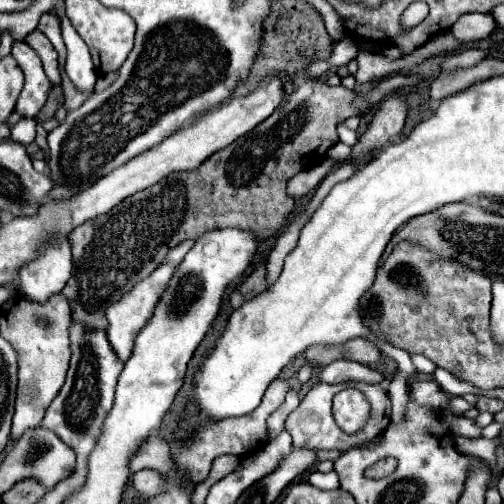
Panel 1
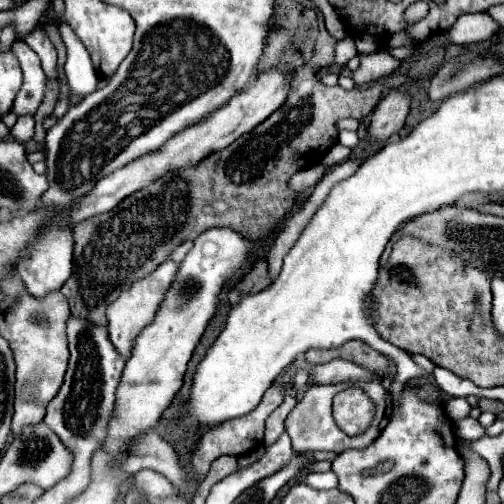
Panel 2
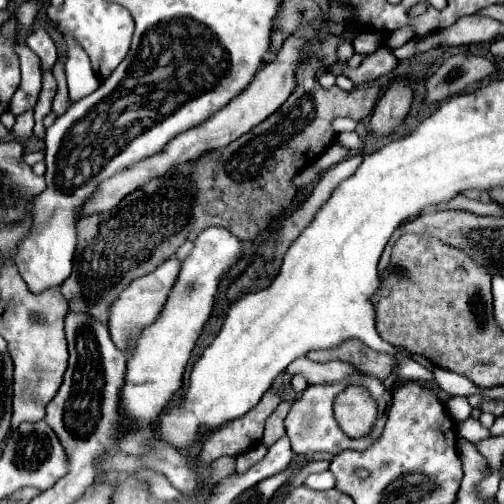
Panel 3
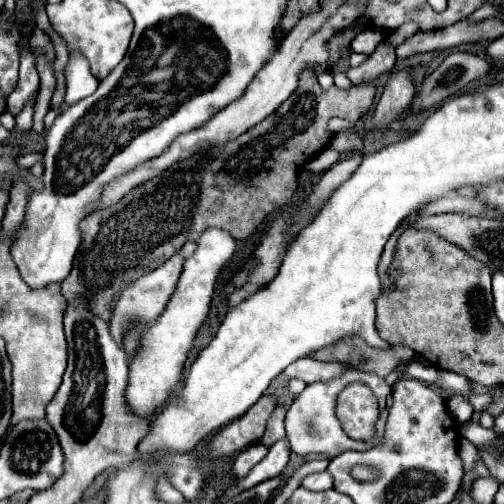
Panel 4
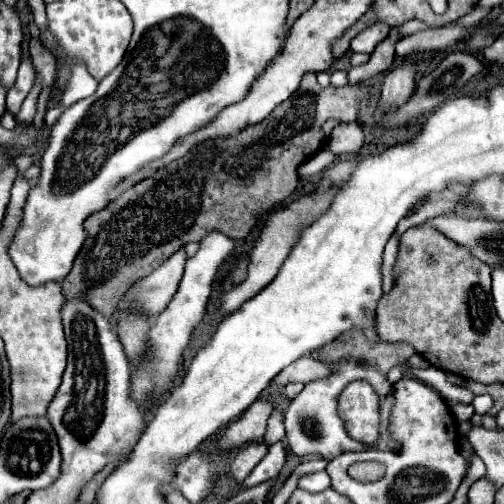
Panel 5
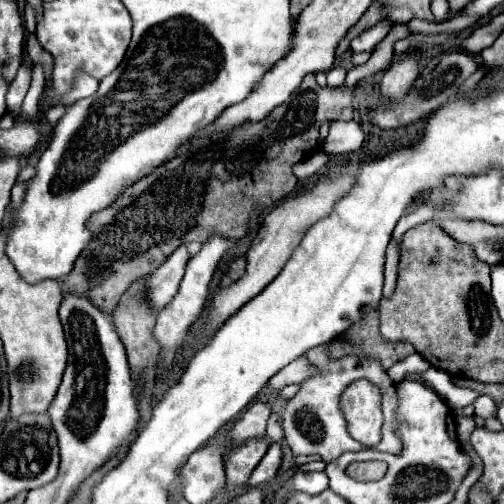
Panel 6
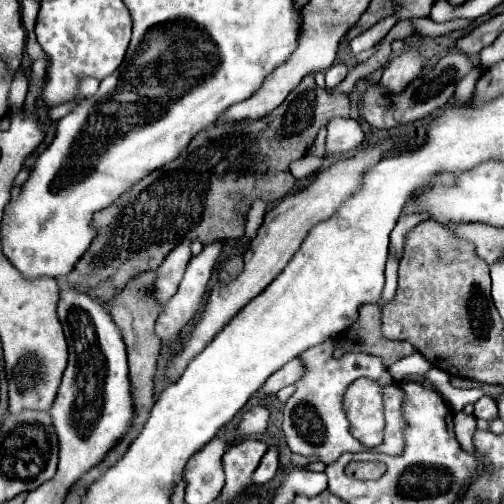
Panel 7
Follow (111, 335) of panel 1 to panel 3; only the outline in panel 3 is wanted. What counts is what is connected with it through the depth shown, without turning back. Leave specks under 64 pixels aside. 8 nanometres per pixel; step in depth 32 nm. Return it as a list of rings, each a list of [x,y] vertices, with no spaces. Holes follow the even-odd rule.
[[[168,258],[164,264],[160,264],[160,268],[156,268],[154,272],[134,280],[120,296],[118,300],[112,304],[110,308],[110,322],[108,322],[108,328],[110,328],[110,336],[114,340],[116,346],[120,346],[124,352],[128,352],[128,342],[134,340],[142,328],[146,328],[148,324],[152,324],[156,320],[156,316],[162,312],[166,300],[168,300],[168,294],[172,292],[172,284],[176,284],[176,278],[180,274],[180,266],[182,266],[182,260],[178,258]]]

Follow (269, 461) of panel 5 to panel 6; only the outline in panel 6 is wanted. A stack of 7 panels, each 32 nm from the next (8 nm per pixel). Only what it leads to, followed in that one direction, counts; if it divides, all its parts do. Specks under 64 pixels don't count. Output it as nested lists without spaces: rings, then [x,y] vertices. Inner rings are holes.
[[[272,444],[266,452],[266,456],[262,458],[262,462],[256,466],[256,470],[252,472],[252,480],[248,480],[250,486],[260,486],[268,480],[272,480],[280,468],[282,462],[282,452],[280,452],[280,444]]]

